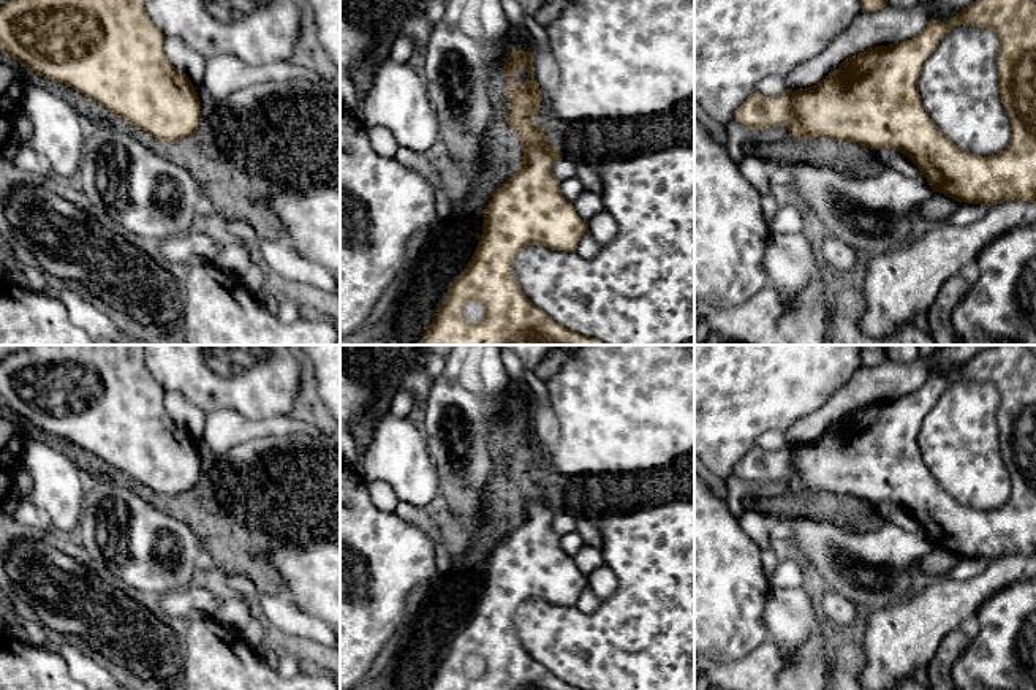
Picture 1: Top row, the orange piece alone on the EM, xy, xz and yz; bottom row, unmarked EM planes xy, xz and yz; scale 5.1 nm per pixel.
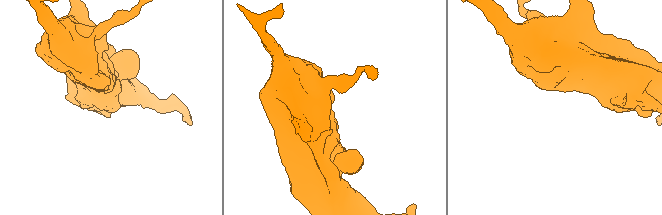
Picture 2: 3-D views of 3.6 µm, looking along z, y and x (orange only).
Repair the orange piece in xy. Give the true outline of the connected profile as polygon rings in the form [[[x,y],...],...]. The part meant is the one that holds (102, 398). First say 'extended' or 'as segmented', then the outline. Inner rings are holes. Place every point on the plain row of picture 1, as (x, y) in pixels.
as segmented; [[[28,345],[0,361],[0,404],[9,413],[27,419],[35,427],[63,437],[109,464],[117,473],[125,473],[139,484],[163,497],[179,497],[195,492],[201,478],[201,457],[188,430],[172,421],[164,408],[164,388],[150,375],[144,361],[144,345]]]

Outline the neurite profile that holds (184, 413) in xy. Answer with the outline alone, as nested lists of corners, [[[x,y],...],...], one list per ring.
[[[166,392],[163,402],[172,421],[185,427],[195,442],[199,442],[206,424],[204,411],[177,392]]]

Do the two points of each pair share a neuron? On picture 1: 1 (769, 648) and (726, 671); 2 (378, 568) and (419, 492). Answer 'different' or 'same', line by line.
1: same
2: different

